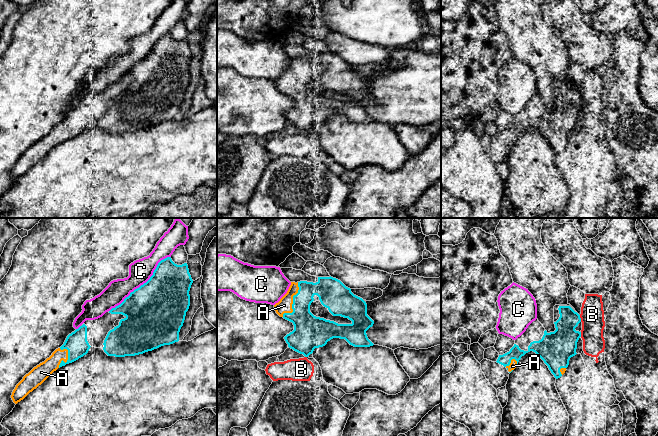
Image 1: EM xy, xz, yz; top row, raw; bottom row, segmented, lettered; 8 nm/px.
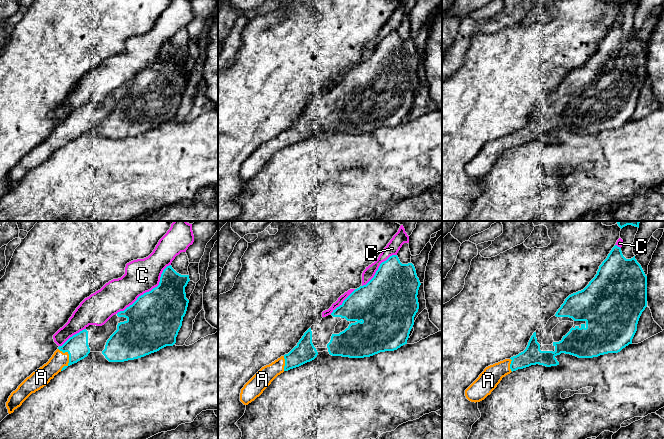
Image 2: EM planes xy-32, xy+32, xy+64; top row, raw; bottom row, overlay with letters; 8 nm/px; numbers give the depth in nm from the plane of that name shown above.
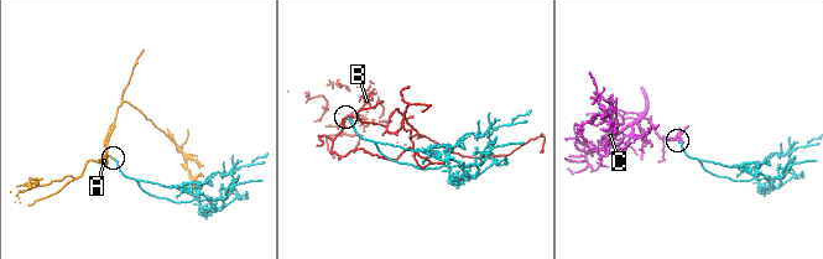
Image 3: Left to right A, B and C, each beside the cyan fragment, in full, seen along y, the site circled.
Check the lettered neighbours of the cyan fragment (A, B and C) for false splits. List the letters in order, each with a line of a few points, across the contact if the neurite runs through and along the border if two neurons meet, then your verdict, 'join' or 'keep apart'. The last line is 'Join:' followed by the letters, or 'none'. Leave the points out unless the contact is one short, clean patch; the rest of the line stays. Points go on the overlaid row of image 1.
A: join
B: keep apart
C: keep apart
Join: A

